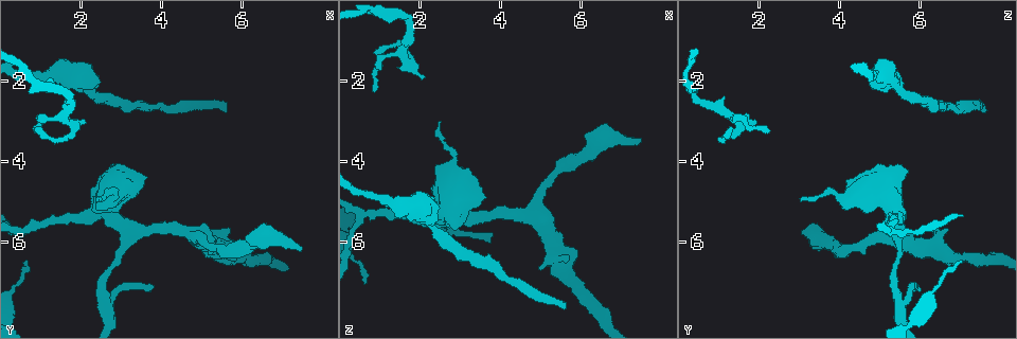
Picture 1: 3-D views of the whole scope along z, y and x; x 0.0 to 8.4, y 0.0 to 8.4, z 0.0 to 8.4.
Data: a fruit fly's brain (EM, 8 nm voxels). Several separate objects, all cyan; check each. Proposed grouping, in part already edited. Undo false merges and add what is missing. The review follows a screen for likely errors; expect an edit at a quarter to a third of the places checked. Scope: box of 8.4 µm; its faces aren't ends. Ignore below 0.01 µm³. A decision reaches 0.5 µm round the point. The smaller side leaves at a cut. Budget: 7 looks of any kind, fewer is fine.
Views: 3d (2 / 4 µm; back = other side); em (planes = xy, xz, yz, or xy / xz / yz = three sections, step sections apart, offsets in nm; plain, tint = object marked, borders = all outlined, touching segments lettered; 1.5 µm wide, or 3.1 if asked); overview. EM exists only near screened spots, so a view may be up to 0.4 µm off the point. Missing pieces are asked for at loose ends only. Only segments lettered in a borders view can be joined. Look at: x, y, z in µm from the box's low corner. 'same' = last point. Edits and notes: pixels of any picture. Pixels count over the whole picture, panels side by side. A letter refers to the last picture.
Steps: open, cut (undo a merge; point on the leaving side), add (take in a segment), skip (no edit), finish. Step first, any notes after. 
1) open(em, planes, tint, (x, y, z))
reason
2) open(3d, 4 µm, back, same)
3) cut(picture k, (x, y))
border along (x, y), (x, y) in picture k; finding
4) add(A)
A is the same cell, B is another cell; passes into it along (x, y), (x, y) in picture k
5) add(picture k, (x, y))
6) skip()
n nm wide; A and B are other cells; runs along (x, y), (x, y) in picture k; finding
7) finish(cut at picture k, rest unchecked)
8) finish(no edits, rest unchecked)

open(em, xz, step 8, tint, (3.80, 7.05, 5.80))

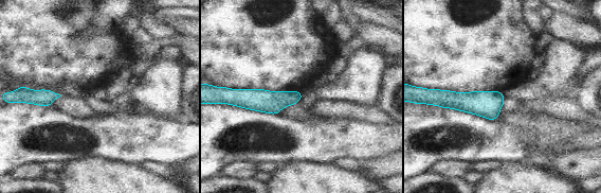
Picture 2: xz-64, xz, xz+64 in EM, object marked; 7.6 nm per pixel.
open(em, yz, step 4, borders, same)
another direction

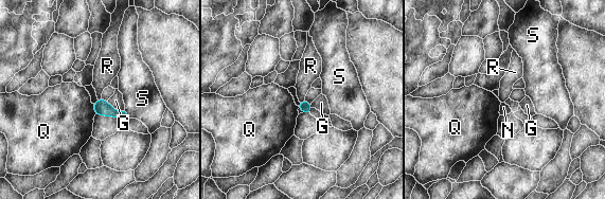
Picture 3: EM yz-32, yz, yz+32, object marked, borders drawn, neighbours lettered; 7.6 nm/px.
skip()
G, N, Q, R and S are other cells; none of them fits

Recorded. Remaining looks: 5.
open(em, planes, borders, (7.55, 6.20, 3.45))
stops while still wide

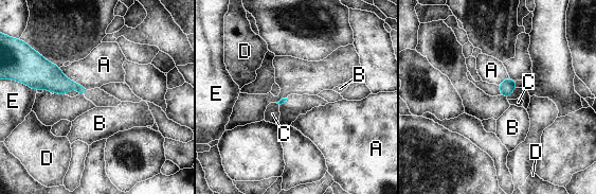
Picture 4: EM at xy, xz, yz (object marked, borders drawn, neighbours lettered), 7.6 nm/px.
skip()
A, B, C, D and E are other cells; border along (59, 67), (67, 77), (89, 89) in picture 4; no lettered segment goes on from it

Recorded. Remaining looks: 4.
open(3d, 2 µm, (5.65, 2.60, 7.55))
long arm stops here

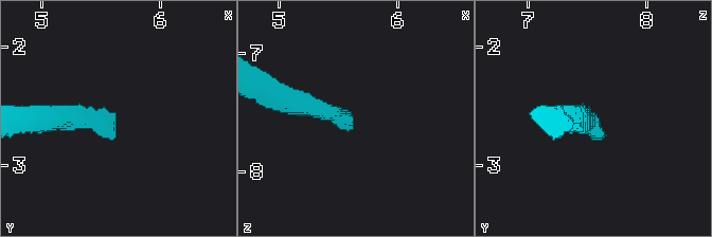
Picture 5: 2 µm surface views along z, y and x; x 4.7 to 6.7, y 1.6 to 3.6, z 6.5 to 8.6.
open(em, planes, tint, (5.62, 2.58, 7.56))

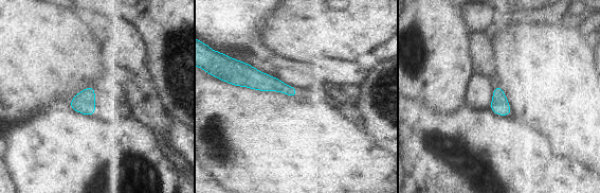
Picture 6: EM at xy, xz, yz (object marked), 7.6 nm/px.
open(em, planes, borders, same)
see the neighbours

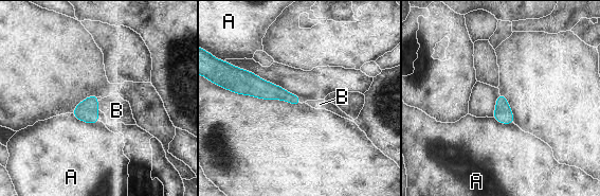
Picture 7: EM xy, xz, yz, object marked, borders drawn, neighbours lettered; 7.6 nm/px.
add(B)
B is the same cell, A is another cell; passes into it along (87, 110), (97, 108), (116, 110) in picture 7; the cell continues

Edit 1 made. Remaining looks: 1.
finish(add at picture 7, rest unchecked)

